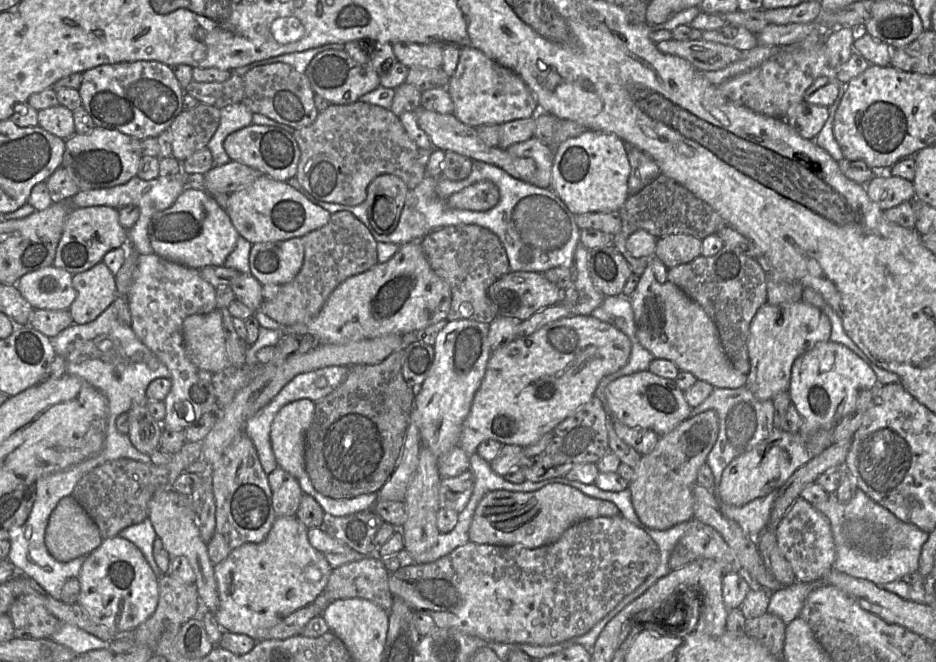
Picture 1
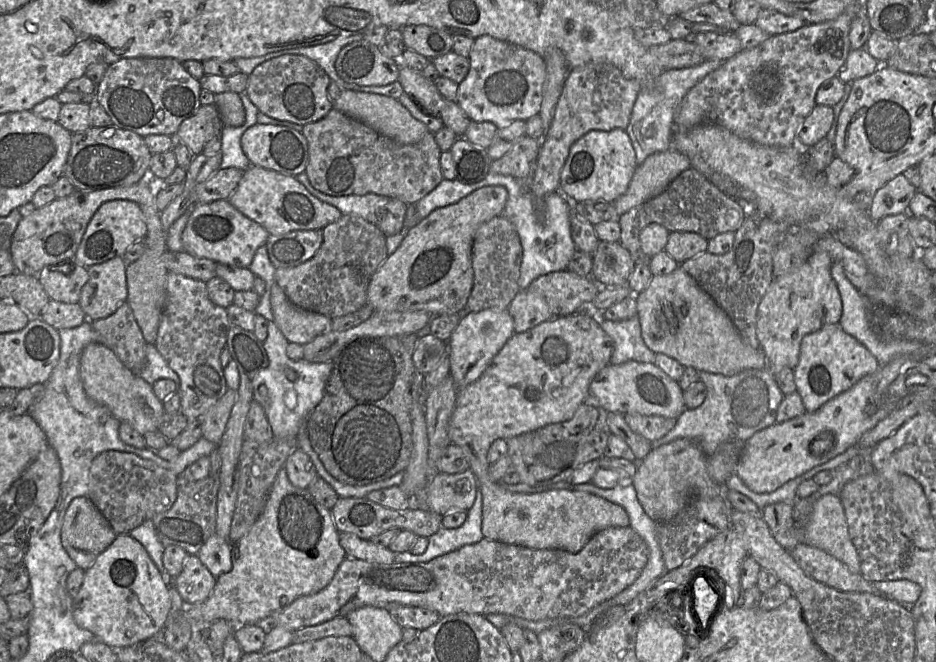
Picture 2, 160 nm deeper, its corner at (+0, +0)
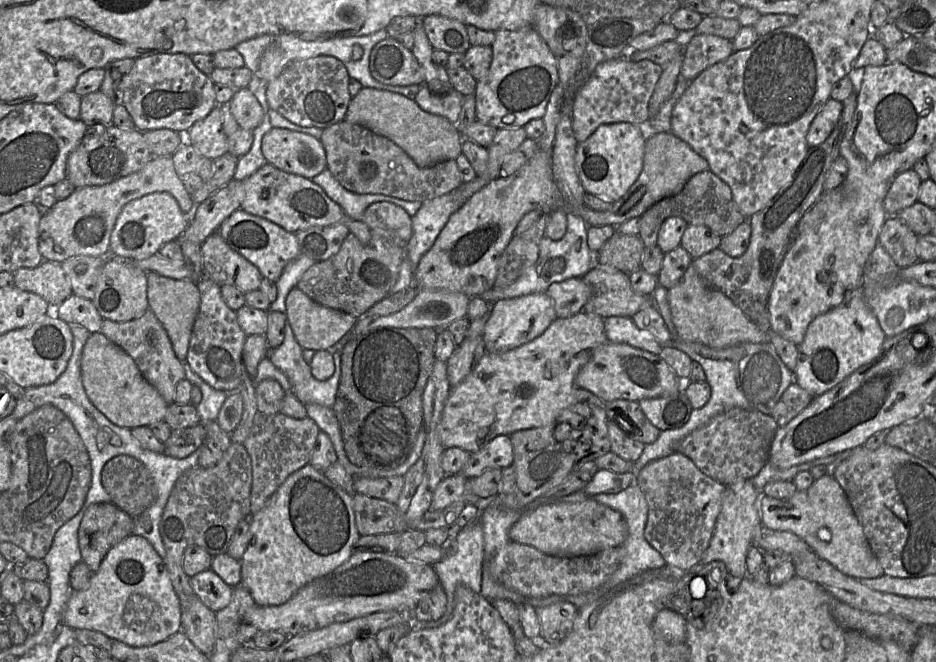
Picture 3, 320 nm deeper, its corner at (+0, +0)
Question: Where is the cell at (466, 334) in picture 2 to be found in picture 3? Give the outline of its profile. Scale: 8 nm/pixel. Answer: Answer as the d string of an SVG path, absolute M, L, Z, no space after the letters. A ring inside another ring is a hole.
M545 292L498 300L490 311L482 332L486 352L501 353L542 334L557 318L551 298Z

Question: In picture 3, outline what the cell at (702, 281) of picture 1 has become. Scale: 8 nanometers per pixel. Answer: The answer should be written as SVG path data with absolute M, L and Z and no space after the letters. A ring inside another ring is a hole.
M853 92L843 103L843 112L838 124L830 136L821 144L809 146L807 153L795 171L791 180L763 207L748 218L751 226L750 243L746 251L737 257L729 256L719 247L701 255L692 261L692 266L704 281L713 289L724 293L746 316L757 325L759 316L767 308L768 298L784 256L792 243L795 228L802 216L817 202L824 190L824 182L833 166L840 157L840 146L848 125L853 119L857 107L857 93Z

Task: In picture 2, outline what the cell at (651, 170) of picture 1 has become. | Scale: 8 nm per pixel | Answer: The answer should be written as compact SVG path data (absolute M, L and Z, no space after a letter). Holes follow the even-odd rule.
M704 60L693 67L665 69L653 81L643 84L634 104L630 122L625 129L635 149L637 165L649 155L671 148L672 136L676 130L674 118L682 99L692 87L722 65L724 61Z

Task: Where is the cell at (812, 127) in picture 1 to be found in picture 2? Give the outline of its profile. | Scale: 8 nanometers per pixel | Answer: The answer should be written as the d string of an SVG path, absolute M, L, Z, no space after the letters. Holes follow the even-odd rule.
M816 105L807 116L798 132L800 147L809 147L829 132L834 120L834 110L831 106Z

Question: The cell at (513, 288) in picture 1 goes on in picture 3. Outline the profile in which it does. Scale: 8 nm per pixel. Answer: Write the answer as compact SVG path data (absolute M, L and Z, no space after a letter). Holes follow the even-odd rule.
M598 264L582 276L592 288L592 295L582 311L606 318L632 317L638 311L653 305L651 295L635 292L629 274L617 268Z

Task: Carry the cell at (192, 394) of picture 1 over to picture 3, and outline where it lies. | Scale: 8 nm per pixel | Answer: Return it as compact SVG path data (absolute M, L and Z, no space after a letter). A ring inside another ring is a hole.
M210 279L196 280L200 305L191 333L185 364L212 388L236 391L242 376L242 349L246 334L240 327L236 313L223 301L217 284Z

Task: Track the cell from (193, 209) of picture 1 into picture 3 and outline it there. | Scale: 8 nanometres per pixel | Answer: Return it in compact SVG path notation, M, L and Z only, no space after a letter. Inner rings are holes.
M241 209L234 211L219 227L218 232L234 250L254 264L263 277L276 282L286 265L300 254L294 233L279 225Z

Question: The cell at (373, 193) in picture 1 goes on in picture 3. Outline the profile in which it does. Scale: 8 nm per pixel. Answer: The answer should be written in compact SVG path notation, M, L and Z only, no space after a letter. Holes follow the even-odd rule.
M390 202L372 203L363 212L361 221L371 230L370 243L363 244L350 232L339 251L310 266L296 286L316 303L356 317L362 317L369 308L388 295L397 280L405 258L404 246L412 232L411 216Z

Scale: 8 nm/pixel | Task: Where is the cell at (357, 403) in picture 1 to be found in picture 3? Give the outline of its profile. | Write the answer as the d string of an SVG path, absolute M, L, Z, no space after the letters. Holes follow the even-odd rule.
M378 327L361 331L358 334L353 334L352 338L344 345L340 350L340 379L339 386L336 393L335 402L332 405L332 410L338 419L340 424L342 438L345 449L345 459L342 466L345 470L348 470L353 477L384 477L386 472L390 471L401 465L411 449L414 447L418 433L421 431L421 424L423 426L423 433L425 434L425 427L423 424L423 404L422 396L426 387L428 378L436 363L435 358L435 345L437 339L438 330L428 328L394 328L394 327Z

